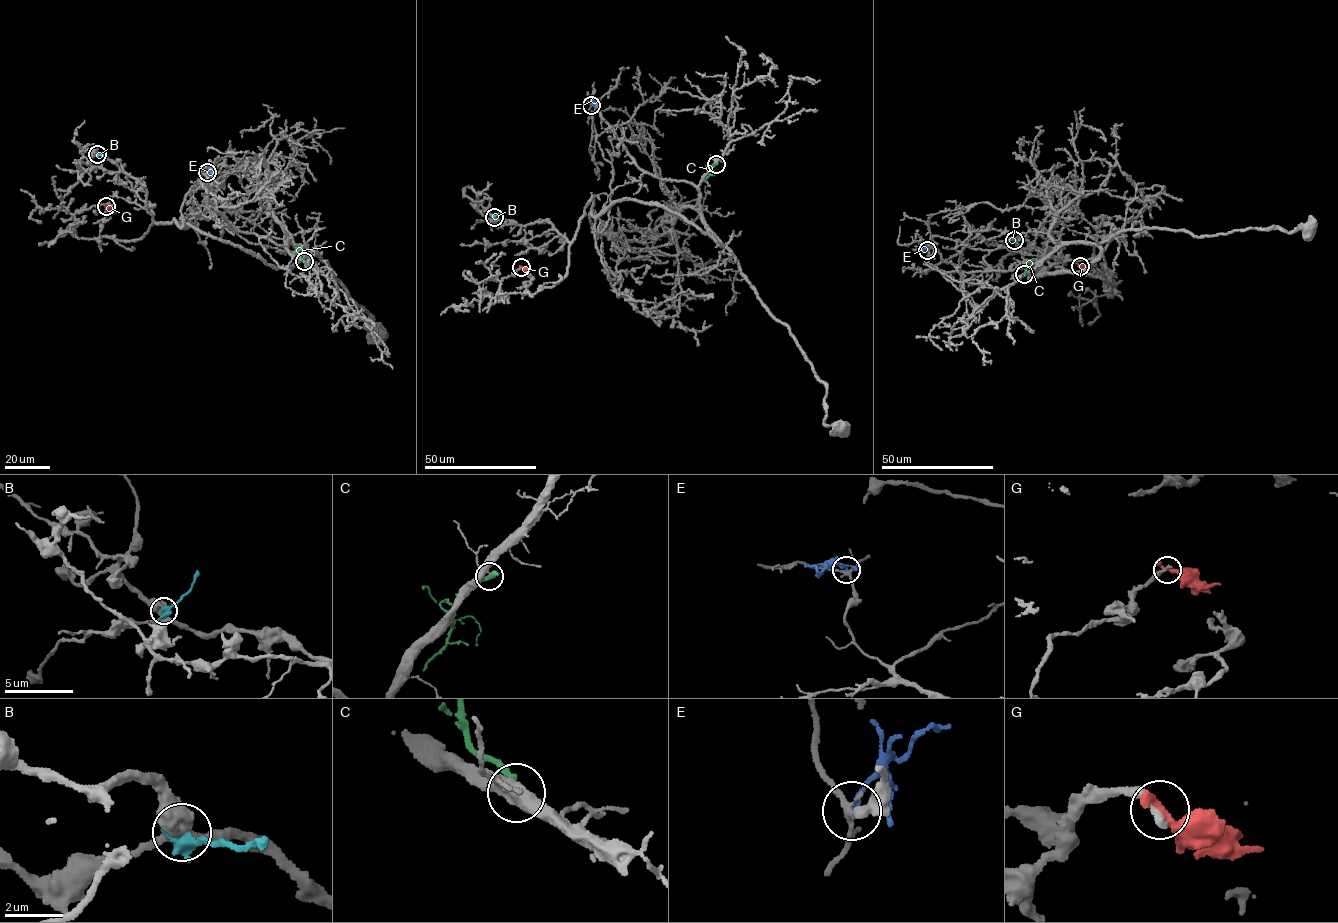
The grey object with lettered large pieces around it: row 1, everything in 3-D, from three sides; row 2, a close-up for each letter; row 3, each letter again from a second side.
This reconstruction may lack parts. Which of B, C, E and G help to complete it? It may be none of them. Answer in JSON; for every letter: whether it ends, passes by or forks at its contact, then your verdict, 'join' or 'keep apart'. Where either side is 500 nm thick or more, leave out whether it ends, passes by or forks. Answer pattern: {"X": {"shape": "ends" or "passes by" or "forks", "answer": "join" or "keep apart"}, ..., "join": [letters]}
{"B": {"answer": "keep apart"}, "C": {"shape": "ends", "answer": "join"}, "E": {"shape": "ends", "answer": "keep apart"}, "G": {"shape": "ends", "answer": "keep apart"}, "join": ["C"]}

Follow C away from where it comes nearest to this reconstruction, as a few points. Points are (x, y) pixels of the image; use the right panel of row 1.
C: (1024, 274), (1026, 261), (1031, 261)

